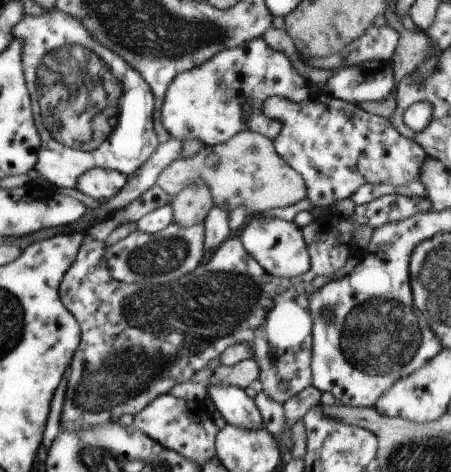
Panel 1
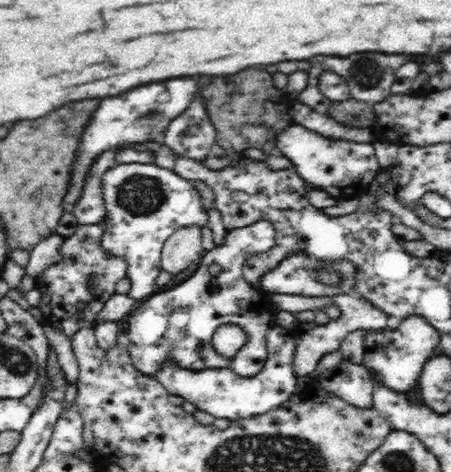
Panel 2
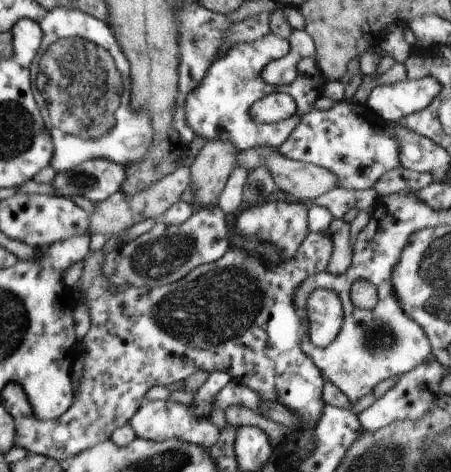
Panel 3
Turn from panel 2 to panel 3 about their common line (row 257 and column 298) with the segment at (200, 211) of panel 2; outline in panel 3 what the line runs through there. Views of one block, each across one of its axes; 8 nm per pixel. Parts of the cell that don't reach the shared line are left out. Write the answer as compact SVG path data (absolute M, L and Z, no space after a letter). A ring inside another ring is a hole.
M267 94L261 100L257 100L251 110L251 118L261 124L277 124L289 118L299 116L299 122L291 136L277 148L285 158L295 162L307 162L319 168L329 170L337 178L335 188L343 190L369 190L379 182L383 174L387 174L393 168L399 168L399 142L391 130L391 124L387 124L379 114L375 114L367 104L353 104L351 100L343 100L333 104L331 110L311 110L307 114L297 114L297 102L289 94Z

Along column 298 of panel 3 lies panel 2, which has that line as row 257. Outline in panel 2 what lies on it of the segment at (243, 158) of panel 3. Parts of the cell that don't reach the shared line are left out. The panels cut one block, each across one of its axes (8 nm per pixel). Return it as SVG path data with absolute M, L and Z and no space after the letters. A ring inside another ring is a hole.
M184 226L174 230L162 248L162 270L170 274L186 272L188 266L206 256L202 248L202 228Z

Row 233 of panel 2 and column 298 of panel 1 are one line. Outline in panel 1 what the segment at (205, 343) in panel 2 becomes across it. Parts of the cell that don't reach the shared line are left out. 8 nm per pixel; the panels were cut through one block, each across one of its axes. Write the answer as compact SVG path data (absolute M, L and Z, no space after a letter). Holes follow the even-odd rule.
M257 216L249 218L249 222L239 230L237 234L241 238L241 244L245 248L245 252L255 258L255 262L271 276L275 278L297 278L301 274L305 274L311 266L309 254L307 254L307 246L303 242L301 230L297 228L295 222L287 222L287 220L261 220Z

